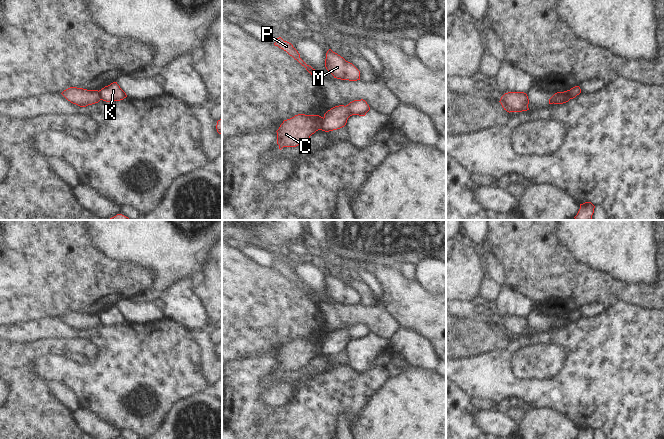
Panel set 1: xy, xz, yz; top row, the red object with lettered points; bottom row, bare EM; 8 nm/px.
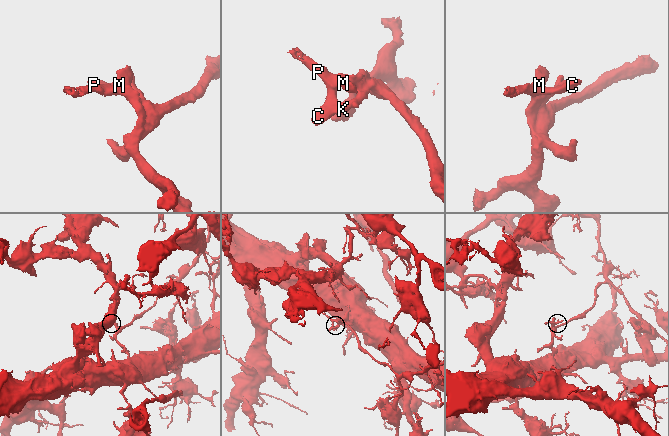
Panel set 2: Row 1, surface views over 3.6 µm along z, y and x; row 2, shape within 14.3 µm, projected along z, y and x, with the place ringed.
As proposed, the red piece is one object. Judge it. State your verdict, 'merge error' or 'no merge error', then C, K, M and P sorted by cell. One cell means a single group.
merge error | C M P / K

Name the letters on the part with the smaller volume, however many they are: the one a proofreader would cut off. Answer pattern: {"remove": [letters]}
{"remove": ["K"]}

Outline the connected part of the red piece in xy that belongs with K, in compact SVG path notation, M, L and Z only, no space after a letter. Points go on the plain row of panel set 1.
M117 306L105 310L100 316L100 323L106 326L120 325L127 321L126 317L120 312Z

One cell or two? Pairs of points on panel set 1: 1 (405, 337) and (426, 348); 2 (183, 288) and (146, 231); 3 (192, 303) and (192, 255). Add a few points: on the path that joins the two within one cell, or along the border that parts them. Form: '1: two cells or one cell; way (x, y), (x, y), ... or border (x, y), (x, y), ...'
1: one cell; way (410, 342), (416, 348), (421, 348)
2: two cells; border (195, 278), (184, 278), (161, 292)
3: two cells; border (195, 278), (184, 278), (171, 286)

